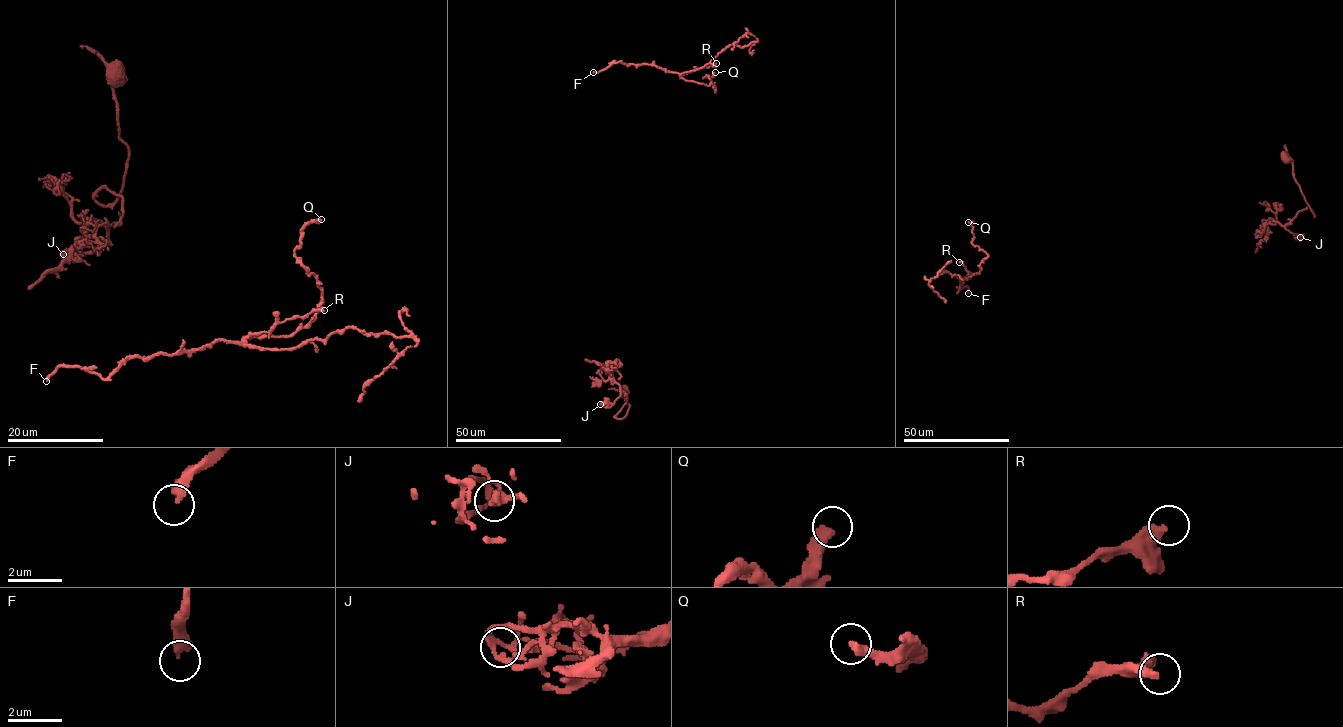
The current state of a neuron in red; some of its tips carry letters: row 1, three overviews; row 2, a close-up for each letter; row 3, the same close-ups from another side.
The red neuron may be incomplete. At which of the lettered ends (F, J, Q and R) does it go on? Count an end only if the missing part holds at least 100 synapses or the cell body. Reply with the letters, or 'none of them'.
F

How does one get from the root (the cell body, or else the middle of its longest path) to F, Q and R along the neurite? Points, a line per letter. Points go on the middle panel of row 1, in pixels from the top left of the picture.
F: (624, 390), (630, 406), (617, 419), (626, 394), (606, 368), (617, 366), (715, 88), (648, 64), (593, 72)
Q: (624, 390), (630, 406), (617, 419), (626, 394), (606, 368), (617, 366), (715, 91), (703, 77), (715, 72)
R: (624, 390), (630, 406), (617, 419), (626, 394), (606, 368), (617, 366), (715, 92), (681, 75), (716, 63)

